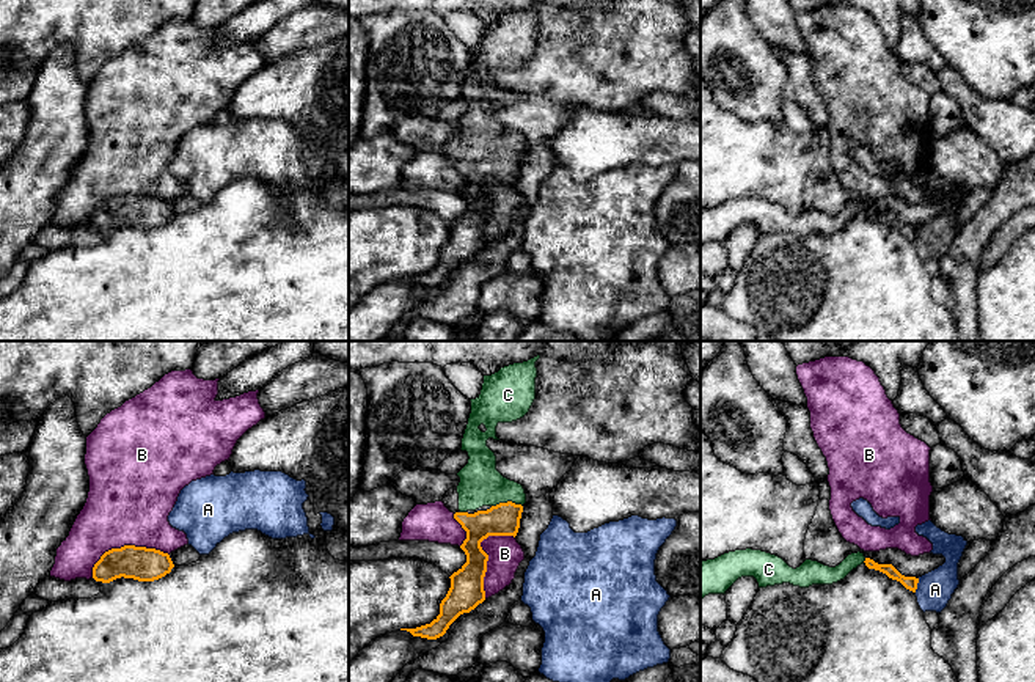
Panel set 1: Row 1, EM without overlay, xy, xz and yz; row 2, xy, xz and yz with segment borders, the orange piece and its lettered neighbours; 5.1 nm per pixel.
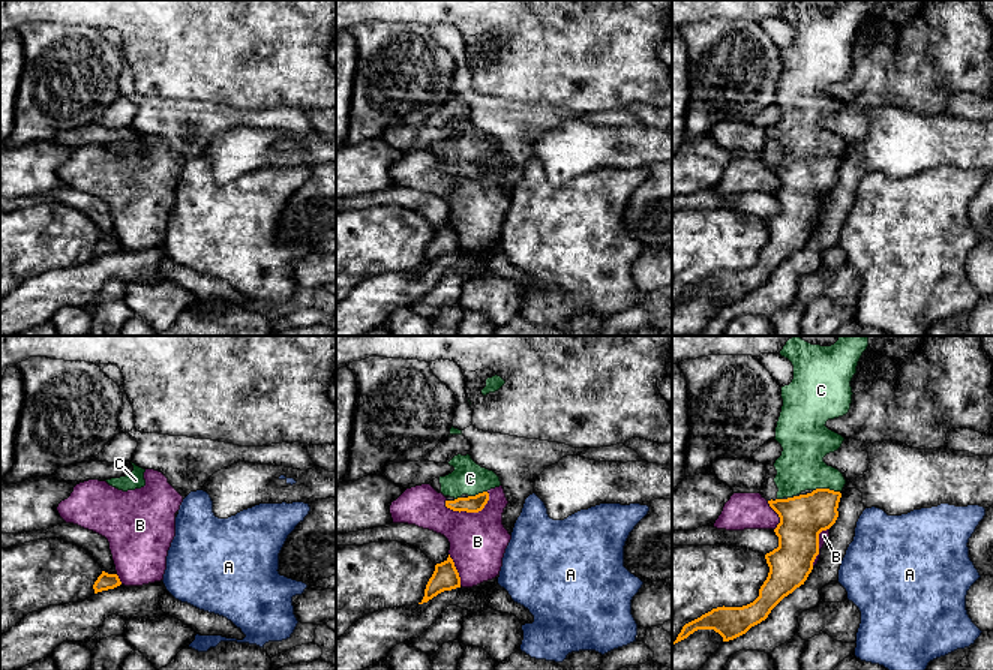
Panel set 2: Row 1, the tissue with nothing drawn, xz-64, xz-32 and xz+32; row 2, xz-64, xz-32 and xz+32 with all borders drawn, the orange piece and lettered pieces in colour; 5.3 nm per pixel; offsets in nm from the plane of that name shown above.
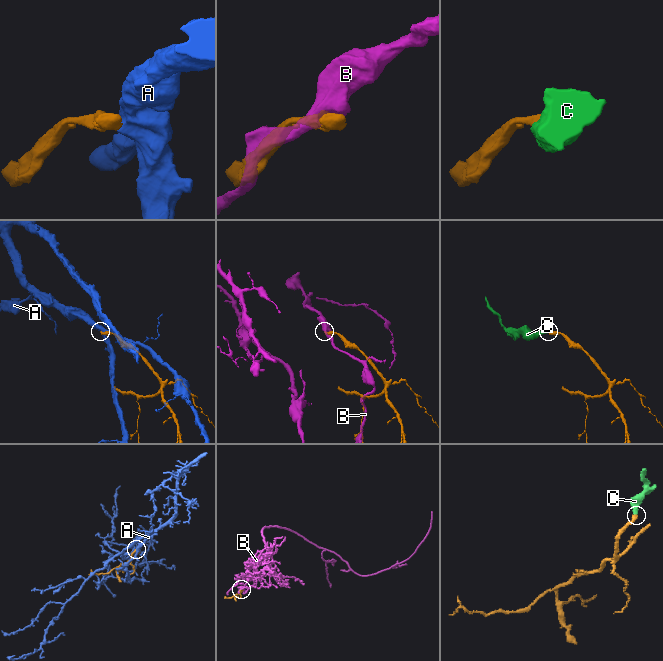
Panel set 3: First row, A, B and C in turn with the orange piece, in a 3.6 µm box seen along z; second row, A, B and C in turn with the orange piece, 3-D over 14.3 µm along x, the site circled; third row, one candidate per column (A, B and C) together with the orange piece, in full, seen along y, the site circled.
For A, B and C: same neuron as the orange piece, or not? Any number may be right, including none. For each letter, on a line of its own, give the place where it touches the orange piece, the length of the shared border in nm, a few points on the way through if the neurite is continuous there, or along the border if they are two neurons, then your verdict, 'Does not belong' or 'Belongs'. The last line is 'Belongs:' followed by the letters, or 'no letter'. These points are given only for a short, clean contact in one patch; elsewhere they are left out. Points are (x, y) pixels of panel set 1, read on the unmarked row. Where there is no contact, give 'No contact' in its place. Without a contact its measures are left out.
A: Touches orange at yz (916, 233). Shared border 80 nm. Boundary: yz (919, 227), (914, 239). Does not belong
B: Touches orange at xy (124, 194). Shared border 420 nm. Does not belong
C: Touches orange at xz (508, 150). Shared border 160 nm. Path across: xz (503, 167), (508, 150), (497, 139), (481, 132). Belongs
Belongs: C

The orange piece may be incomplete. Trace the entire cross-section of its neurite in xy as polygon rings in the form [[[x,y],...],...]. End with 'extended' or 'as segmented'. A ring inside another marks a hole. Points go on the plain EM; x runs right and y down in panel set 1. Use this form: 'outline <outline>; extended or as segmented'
outline [[[124,193],[105,200],[93,215],[96,229],[110,231],[116,226],[154,229],[174,215],[168,201],[155,196]]]; as segmented

